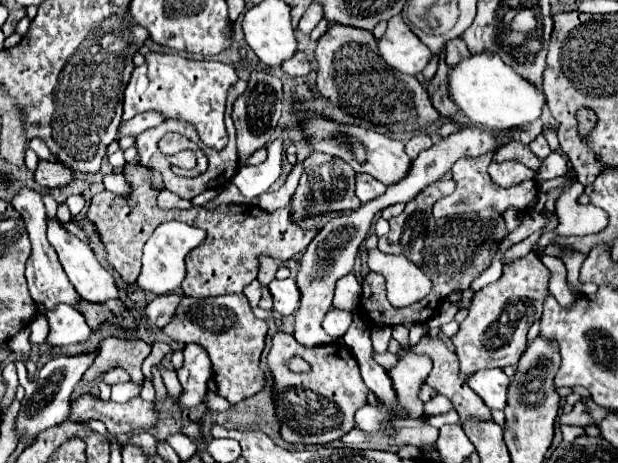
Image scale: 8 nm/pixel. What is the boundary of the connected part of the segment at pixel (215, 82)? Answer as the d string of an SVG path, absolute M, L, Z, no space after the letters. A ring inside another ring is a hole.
M148 52L144 58L144 64L134 68L124 90L124 120L130 120L138 112L156 110L166 120L174 118L192 124L206 146L222 150L228 142L224 128L224 106L228 88L236 84L236 70L230 64L216 60L188 60L162 52Z

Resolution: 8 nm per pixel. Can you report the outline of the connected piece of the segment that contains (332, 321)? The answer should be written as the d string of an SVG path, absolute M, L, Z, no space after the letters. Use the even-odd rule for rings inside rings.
M332 308L326 316L324 316L324 330L328 336L332 338L342 338L344 332L350 328L354 316L352 312L346 312L346 310L338 310L338 308Z

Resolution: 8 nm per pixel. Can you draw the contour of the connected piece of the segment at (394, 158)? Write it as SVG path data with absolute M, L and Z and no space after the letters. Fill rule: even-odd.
M312 116L306 122L306 136L314 150L338 156L346 160L356 172L370 174L386 186L396 184L396 180L404 180L404 176L408 176L408 168L412 166L412 160L404 152L404 144L400 140L392 140L384 134L360 126L340 126L330 120L324 120L322 116Z

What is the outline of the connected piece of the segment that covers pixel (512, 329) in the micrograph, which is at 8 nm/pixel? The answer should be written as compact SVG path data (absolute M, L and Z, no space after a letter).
M536 252L512 260L504 266L502 276L474 294L470 314L460 324L460 332L452 338L460 358L460 372L470 376L484 368L516 366L526 348L528 328L542 316L544 300L548 298L550 270L540 262Z

